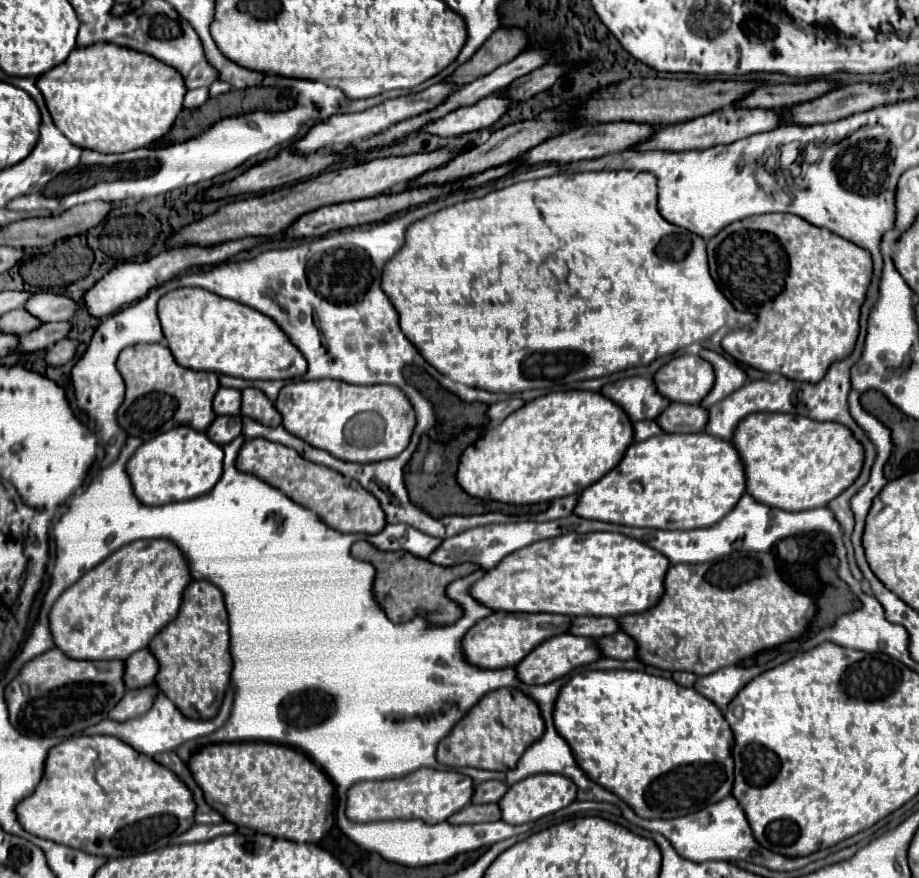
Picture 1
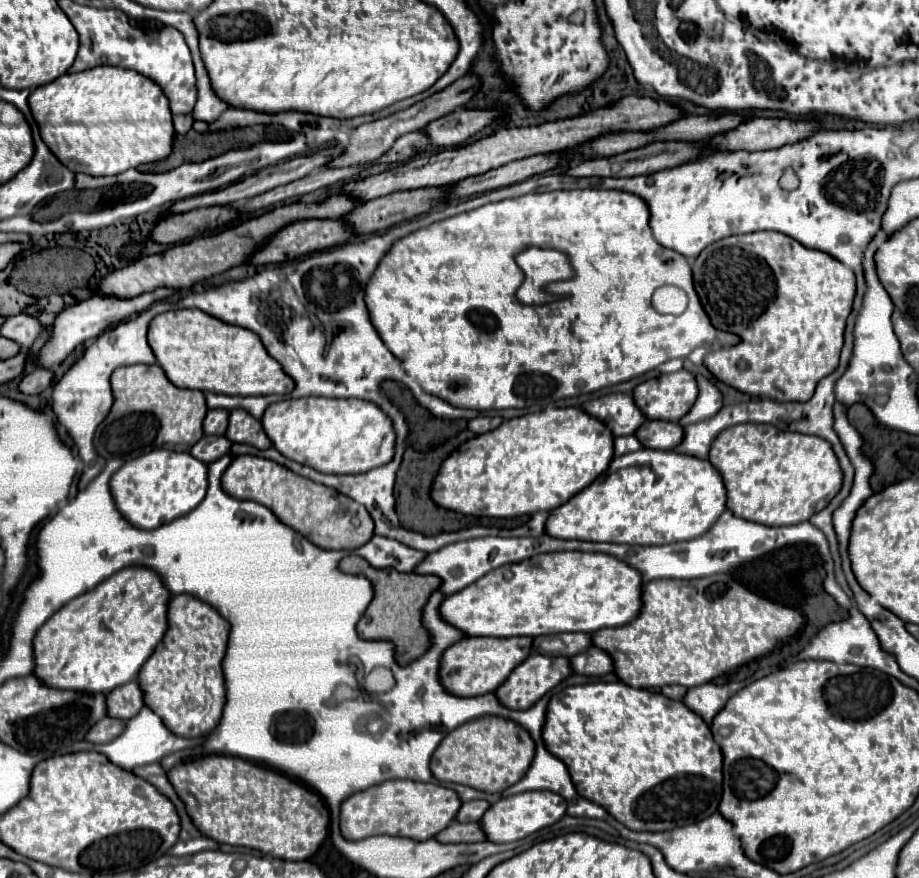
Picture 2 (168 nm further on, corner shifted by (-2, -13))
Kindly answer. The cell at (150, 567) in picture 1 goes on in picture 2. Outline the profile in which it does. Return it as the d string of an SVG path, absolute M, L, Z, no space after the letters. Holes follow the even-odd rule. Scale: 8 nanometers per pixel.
M128 566L118 570L90 592L70 600L52 618L48 618L44 626L40 626L34 638L34 674L52 688L82 690L88 694L108 694L116 686L136 680L140 666L150 658L152 650L164 636L164 630L168 630L168 620L164 618L164 606L168 604L168 598L172 598L172 594L156 570L144 566Z

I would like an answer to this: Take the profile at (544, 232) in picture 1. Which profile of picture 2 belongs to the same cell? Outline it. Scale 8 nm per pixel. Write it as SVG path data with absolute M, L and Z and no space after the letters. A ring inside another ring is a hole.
M586 188L586 190L554 190L554 192L542 192L542 194L526 194L512 200L502 200L494 204L486 204L482 208L476 208L472 212L464 212L452 218L446 218L442 222L430 224L426 228L420 228L392 244L388 256L384 256L384 262L376 268L372 274L368 286L366 286L366 306L370 310L370 320L374 328L378 330L384 344L392 350L396 358L402 360L406 374L418 382L426 392L450 402L458 408L472 408L472 410L494 410L494 408L530 408L530 406L548 406L552 402L558 402L562 398L572 398L580 394L590 394L606 386L614 386L626 380L632 380L636 376L642 376L660 364L672 360L672 358L688 358L688 354L700 346L732 346L738 342L734 334L716 330L712 322L708 322L708 314L704 314L702 302L694 290L692 282L692 268L688 260L662 246L658 240L654 240L650 226L648 226L650 210L648 204L630 192L622 190L604 190L604 188ZM528 246L542 246L550 250L560 250L568 256L570 266L574 270L574 276L568 280L560 280L554 284L548 284L546 290L550 294L556 294L558 298L548 302L548 306L522 306L522 302L516 302L516 290L520 288L520 282L524 282L524 274L520 274L520 266L516 266L516 254L520 250L526 250ZM664 284L674 284L682 288L688 294L688 308L680 316L670 314L658 314L652 308L652 292Z

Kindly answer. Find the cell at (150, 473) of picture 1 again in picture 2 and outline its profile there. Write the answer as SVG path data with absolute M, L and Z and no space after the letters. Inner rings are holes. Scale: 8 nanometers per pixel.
M160 448L126 462L112 476L110 488L124 518L138 528L152 530L164 522L188 514L204 500L208 490L208 466L204 466L204 462L196 462L196 458L188 452Z

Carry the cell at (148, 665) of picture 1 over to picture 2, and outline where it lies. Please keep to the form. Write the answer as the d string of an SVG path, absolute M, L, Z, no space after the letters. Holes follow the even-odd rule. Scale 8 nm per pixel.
M128 682L128 686L118 686L108 694L108 716L130 720L144 706L144 692L138 682Z

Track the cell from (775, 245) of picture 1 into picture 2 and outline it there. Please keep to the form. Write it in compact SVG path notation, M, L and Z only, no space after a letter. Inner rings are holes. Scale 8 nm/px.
M750 232L750 234L740 234L740 236L728 236L724 240L714 242L712 246L704 248L700 252L700 256L694 260L692 264L694 270L694 286L696 292L704 304L704 310L708 312L712 324L720 330L726 332L734 332L742 338L740 344L732 346L732 348L722 348L722 350L712 350L706 354L704 364L708 366L708 370L722 380L728 386L734 386L740 392L752 394L752 396L762 396L762 398L772 398L778 402L806 402L808 398L812 398L816 382L820 382L820 378L832 374L832 370L836 370L838 362L840 362L840 352L844 346L844 330L846 330L846 320L852 312L852 304L854 304L854 296L856 296L856 274L852 274L852 270L848 266L844 266L842 262L838 262L836 258L832 258L830 254L822 252L822 250L812 250L806 248L802 244L798 244L794 238L780 234L780 232Z

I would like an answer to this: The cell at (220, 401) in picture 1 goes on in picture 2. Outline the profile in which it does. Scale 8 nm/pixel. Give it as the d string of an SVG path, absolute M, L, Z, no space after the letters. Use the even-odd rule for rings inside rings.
M212 408L208 410L206 418L204 418L204 434L216 434L222 436L224 430L228 428L228 410L224 408Z

